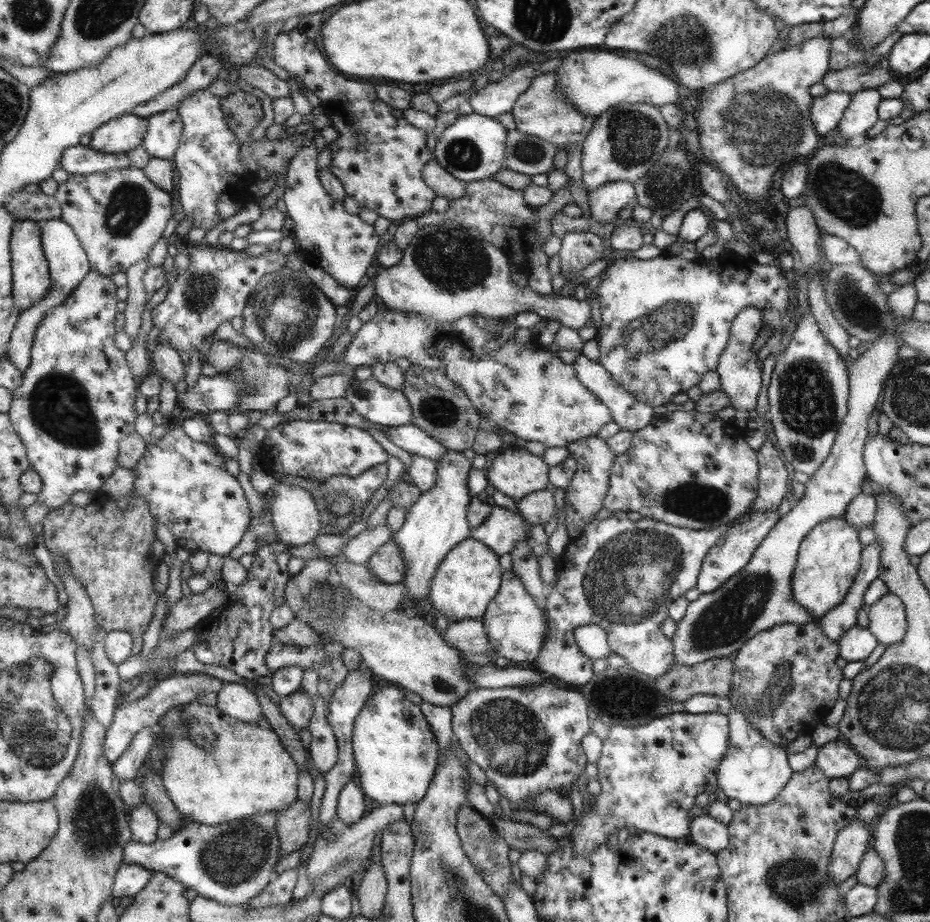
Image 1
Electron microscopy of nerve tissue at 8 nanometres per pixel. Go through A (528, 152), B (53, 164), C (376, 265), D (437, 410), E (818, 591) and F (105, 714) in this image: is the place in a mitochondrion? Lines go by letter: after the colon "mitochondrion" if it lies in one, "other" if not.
A: mitochondrion
B: other
C: other
D: mitochondrion
E: other
F: other

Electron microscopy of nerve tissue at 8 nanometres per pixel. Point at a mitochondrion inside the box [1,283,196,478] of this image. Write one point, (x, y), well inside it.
(58, 407)

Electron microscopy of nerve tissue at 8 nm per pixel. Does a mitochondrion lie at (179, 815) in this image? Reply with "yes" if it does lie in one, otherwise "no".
no

